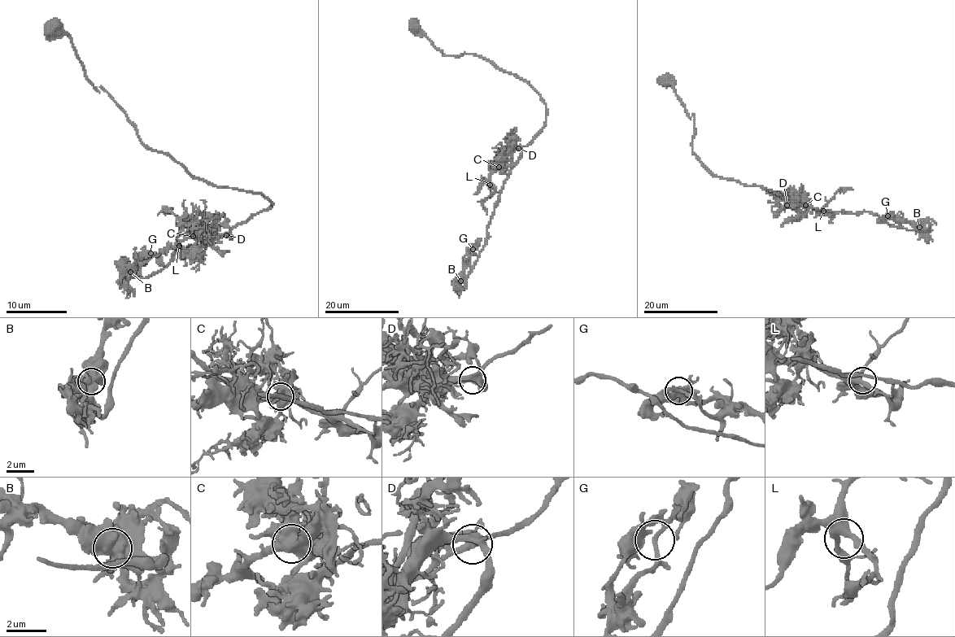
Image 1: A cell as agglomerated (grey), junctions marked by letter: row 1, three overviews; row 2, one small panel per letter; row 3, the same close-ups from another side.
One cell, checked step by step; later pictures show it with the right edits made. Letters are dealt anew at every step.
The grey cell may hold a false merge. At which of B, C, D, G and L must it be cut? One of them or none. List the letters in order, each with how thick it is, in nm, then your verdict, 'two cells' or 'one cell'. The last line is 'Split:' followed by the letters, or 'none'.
B: calibre 650 nm; one cell
C: calibre 650 nm; two cells
D: calibre 320 nm; one cell
G: calibre 200 nm; one cell
L: calibre 400 nm; one cell
Split: C

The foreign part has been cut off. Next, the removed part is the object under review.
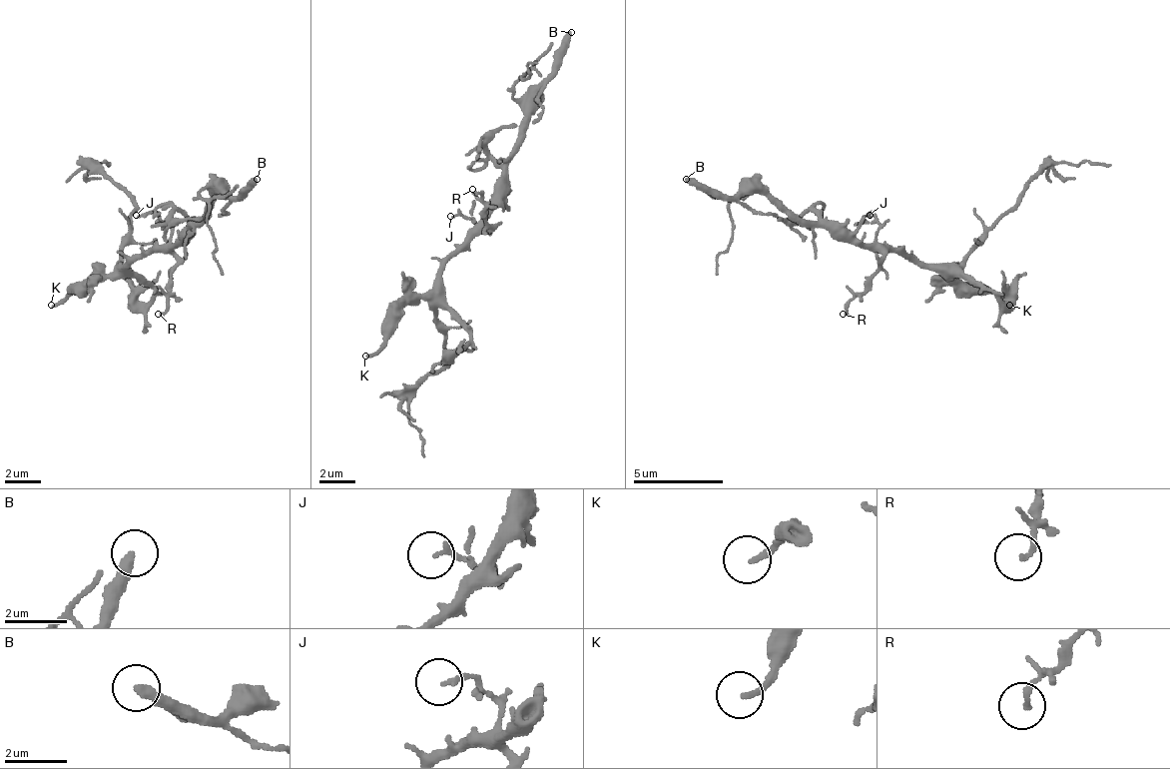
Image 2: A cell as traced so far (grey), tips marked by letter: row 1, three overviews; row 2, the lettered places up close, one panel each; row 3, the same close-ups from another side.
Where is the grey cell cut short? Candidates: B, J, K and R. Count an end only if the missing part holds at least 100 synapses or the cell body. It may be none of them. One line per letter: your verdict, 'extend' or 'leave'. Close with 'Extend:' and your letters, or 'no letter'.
B: extend
J: leave
K: leave
R: leave
Extend: B

